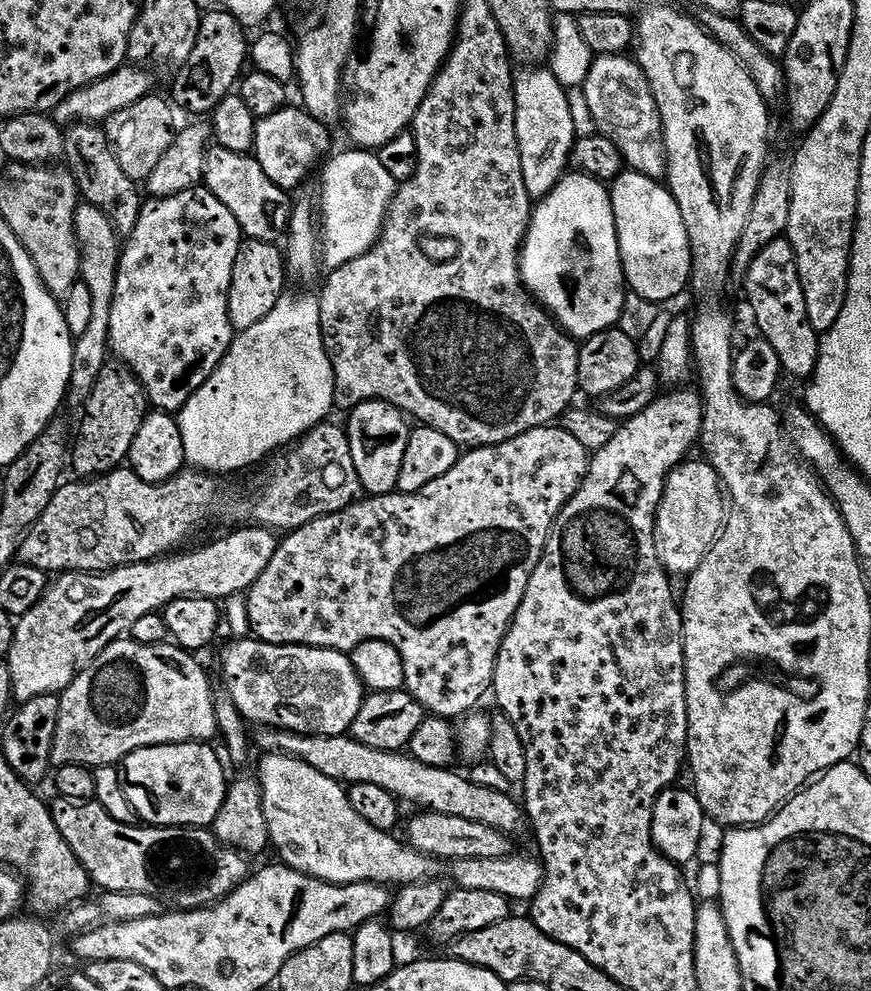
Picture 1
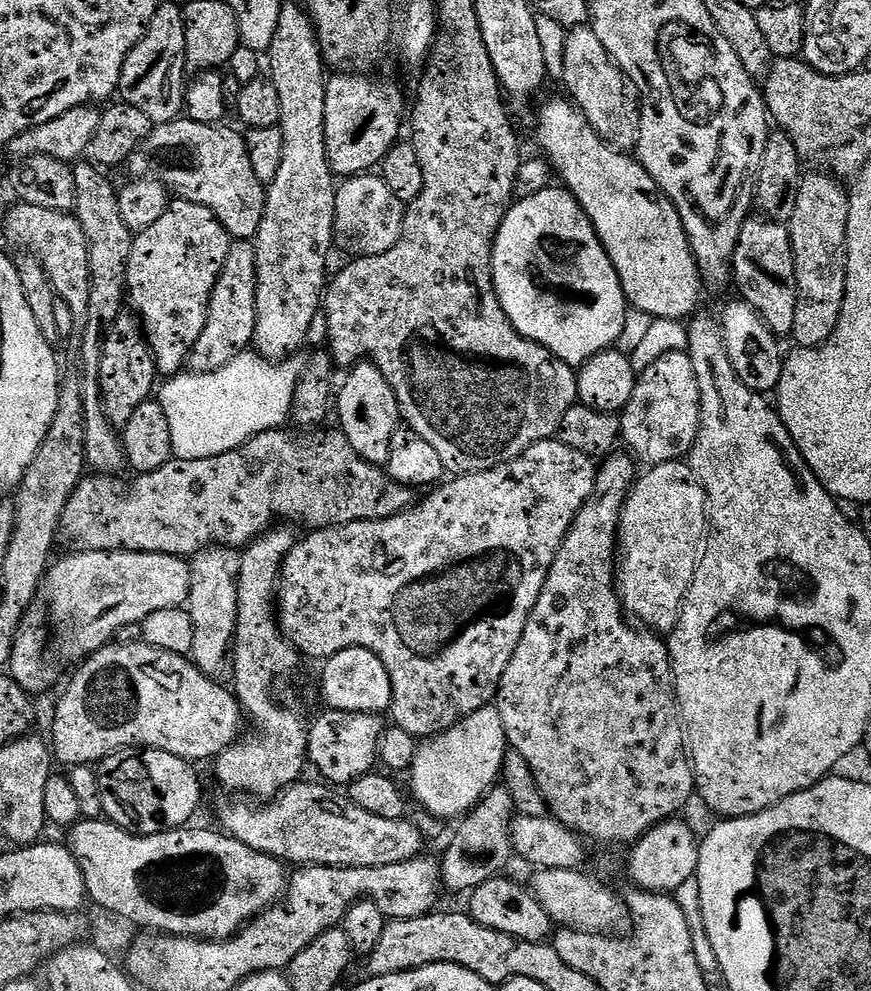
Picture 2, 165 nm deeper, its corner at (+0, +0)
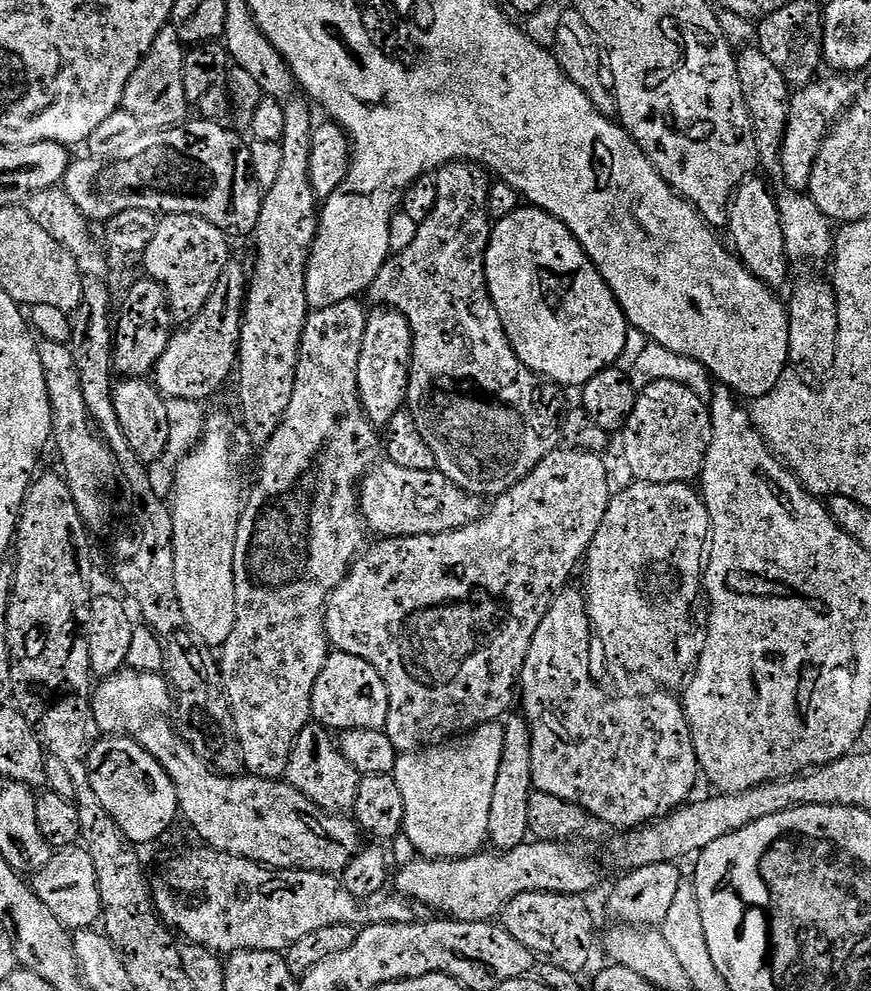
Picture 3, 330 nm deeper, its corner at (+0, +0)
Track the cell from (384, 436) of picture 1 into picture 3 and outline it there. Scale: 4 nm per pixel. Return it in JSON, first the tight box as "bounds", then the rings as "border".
{"bounds":[358,306,412,426],"border":[[[376,306],[368,312],[362,354],[358,354],[358,394],[368,421],[386,426],[408,403],[408,369],[412,367],[412,331],[396,308]]]}

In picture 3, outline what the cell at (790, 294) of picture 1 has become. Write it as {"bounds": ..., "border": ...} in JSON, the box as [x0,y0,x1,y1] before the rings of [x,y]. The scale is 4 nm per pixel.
{"bounds":[726,178,790,286],"border":[[[756,178],[745,179],[736,190],[732,204],[728,208],[726,231],[732,235],[731,247],[740,261],[763,284],[777,286],[788,276],[790,261],[786,250],[786,238],[782,234],[780,211],[776,205],[777,197],[768,193],[768,188]]]}

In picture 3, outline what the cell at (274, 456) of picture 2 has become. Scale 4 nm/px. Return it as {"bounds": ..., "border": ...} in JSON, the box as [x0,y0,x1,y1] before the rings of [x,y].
{"bounds":[358,462,486,538],"border":[[[391,462],[377,463],[365,472],[358,491],[360,515],[364,517],[365,525],[371,531],[373,528],[380,538],[442,534],[478,519],[486,508],[481,497],[471,496],[438,470],[408,470]]]}

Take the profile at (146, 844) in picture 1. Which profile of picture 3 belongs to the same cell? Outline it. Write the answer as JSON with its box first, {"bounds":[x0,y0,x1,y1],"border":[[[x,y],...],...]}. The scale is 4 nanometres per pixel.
{"bounds":[151,846,430,954],"border":[[[199,846],[176,856],[168,864],[165,876],[151,877],[152,900],[156,911],[169,928],[185,941],[201,944],[217,954],[231,954],[242,950],[287,953],[290,946],[305,940],[323,928],[335,924],[367,926],[370,924],[419,924],[429,919],[430,910],[422,902],[401,896],[395,890],[383,890],[372,897],[360,899],[350,894],[343,879],[327,872],[303,872],[297,868],[267,868],[241,856],[217,852],[215,848]]]}

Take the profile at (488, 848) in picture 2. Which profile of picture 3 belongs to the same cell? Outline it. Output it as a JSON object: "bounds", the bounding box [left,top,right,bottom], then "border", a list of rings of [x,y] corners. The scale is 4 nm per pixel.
{"bounds":[488,714,532,850],"border":[[[516,714],[503,721],[504,733],[502,760],[498,765],[497,781],[494,782],[493,801],[490,802],[490,826],[488,840],[496,850],[517,848],[529,837],[528,802],[532,787],[532,739],[530,726],[523,715]]]}

